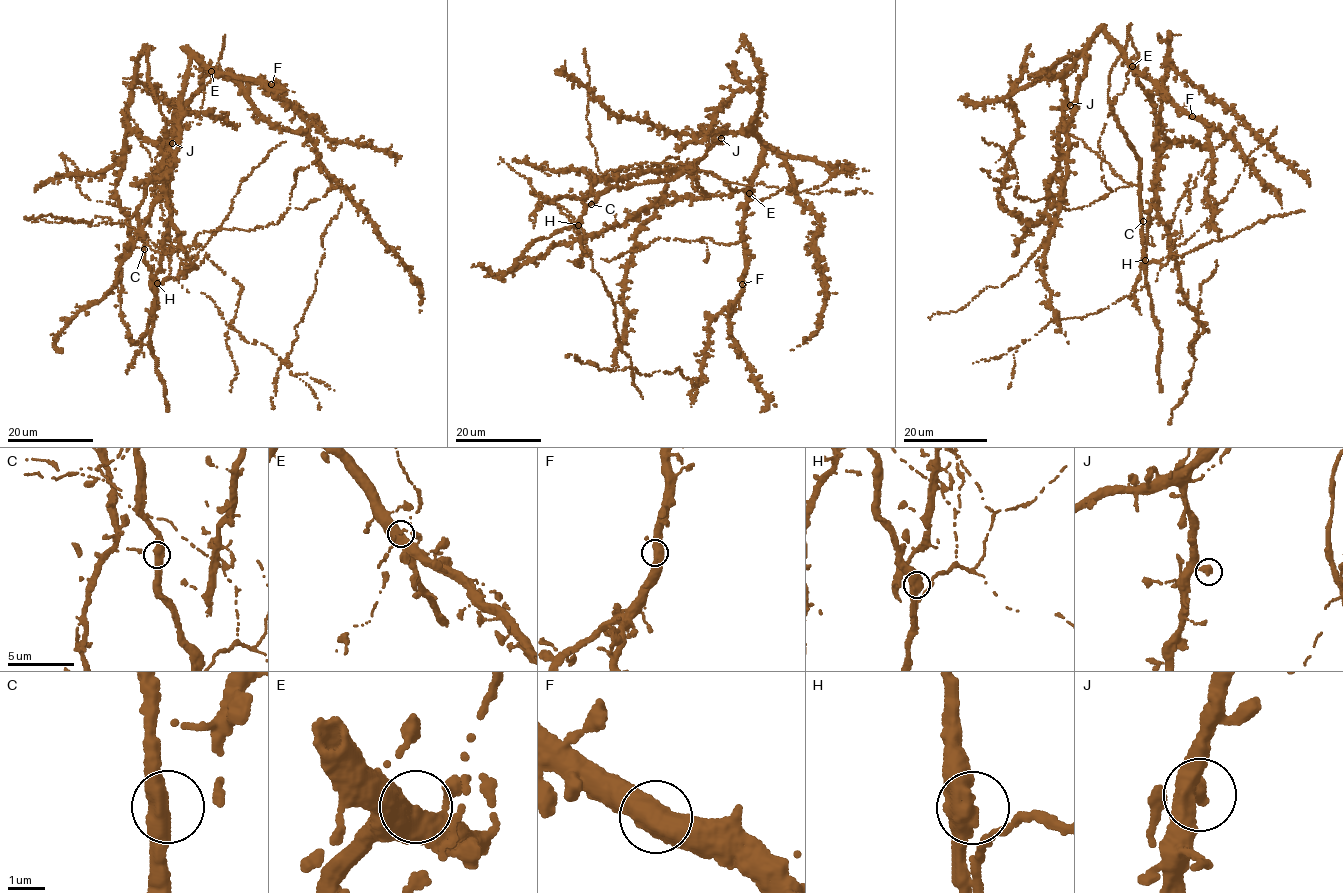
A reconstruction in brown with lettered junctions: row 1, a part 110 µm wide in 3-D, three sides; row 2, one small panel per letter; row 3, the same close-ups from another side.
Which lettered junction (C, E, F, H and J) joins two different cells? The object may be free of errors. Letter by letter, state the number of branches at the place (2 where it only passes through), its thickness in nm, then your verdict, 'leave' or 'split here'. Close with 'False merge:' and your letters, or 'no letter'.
C: 2 branches meet; 440 nm thick; leave
E: 2 branches meet; 460 nm thick; leave
F: 2 branches meet; 460 nm thick; leave
H: 2 branches meet; 480 nm thick; leave
J: 1 branches meet; 480 nm thick; leave
False merge: no letter

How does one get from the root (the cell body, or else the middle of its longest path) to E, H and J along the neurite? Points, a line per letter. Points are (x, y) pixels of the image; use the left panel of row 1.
E: (163, 144), (163, 138), (171, 133), (173, 117), (189, 102), (201, 79), (211, 71)
H: (163, 144), (167, 155), (167, 193), (172, 211), (164, 251), (169, 259), (170, 272), (156, 290), (157, 284)
J: (163, 144), (163, 138), (171, 133), (173, 117), (189, 102), (206, 73), (188, 52), (191, 54), (173, 143)

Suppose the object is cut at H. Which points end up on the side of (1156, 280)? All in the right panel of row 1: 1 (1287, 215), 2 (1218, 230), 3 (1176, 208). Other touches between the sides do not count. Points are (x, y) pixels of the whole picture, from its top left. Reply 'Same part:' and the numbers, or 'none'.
Same part: 1, 3

